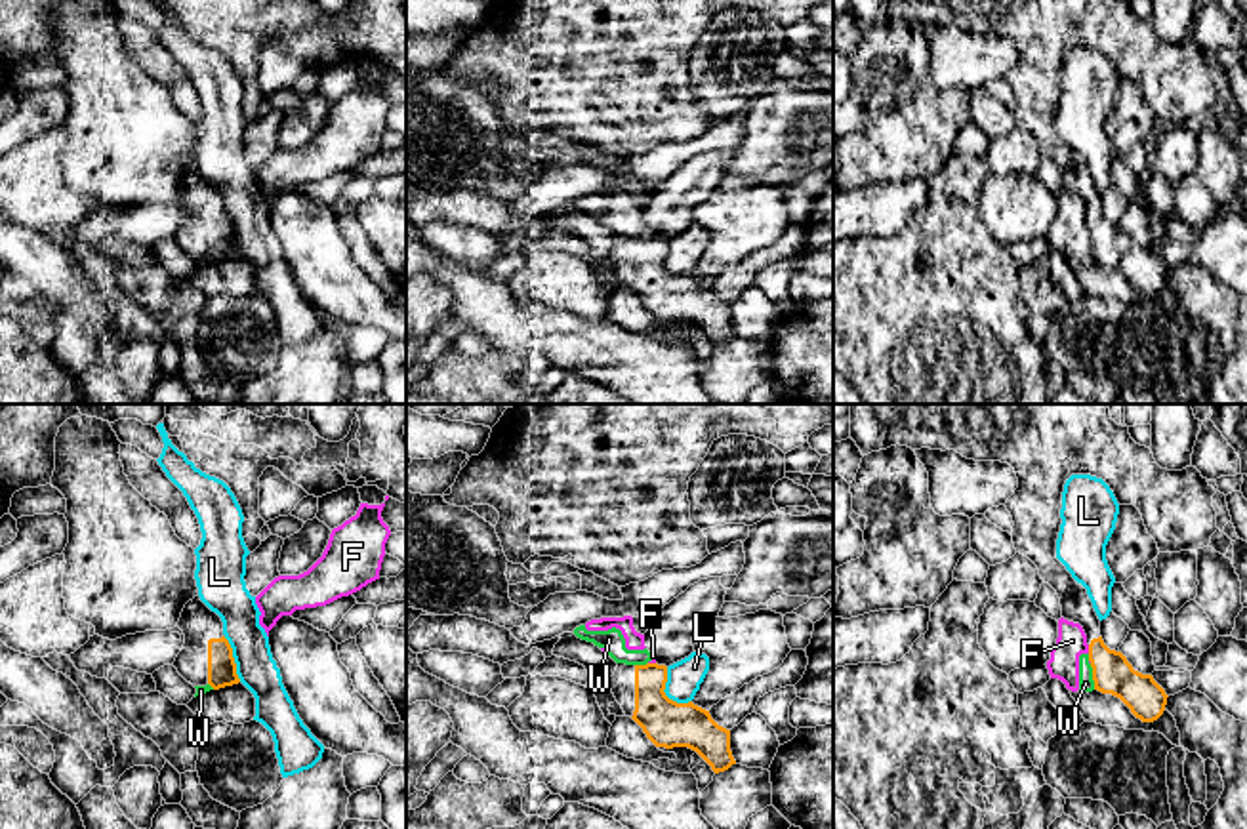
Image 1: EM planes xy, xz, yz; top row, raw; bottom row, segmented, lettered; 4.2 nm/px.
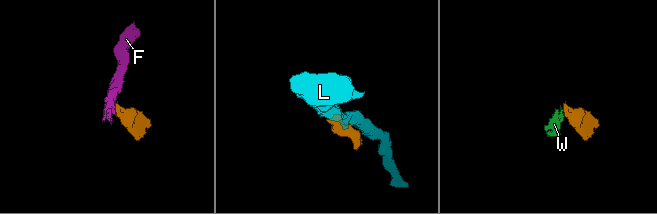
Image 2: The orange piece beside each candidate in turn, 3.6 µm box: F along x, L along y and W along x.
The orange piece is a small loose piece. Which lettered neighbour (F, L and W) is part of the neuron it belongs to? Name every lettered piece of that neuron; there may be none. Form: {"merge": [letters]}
{"merge": []}

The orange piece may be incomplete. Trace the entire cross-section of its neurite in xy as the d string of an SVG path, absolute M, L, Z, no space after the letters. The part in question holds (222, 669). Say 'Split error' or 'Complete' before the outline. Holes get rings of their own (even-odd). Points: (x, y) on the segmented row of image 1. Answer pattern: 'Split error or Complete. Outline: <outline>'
Split error. Outline: M198 595L185 604L177 627L185 635L185 644L174 667L187 682L210 684L214 690L240 682L223 621Z

